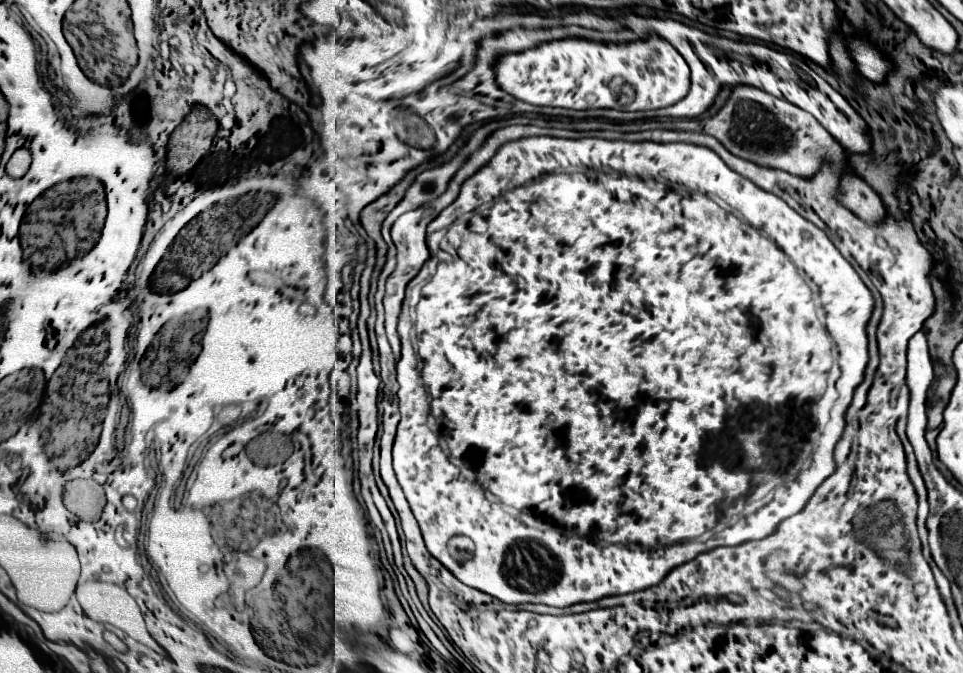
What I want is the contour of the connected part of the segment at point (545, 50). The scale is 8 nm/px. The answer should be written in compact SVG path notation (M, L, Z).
M650 35L640 41L628 43L600 43L590 39L560 39L540 43L520 53L504 53L494 63L494 77L502 91L508 95L532 103L566 109L620 109L620 111L642 111L658 109L678 103L690 89L690 69L682 55L662 37Z

